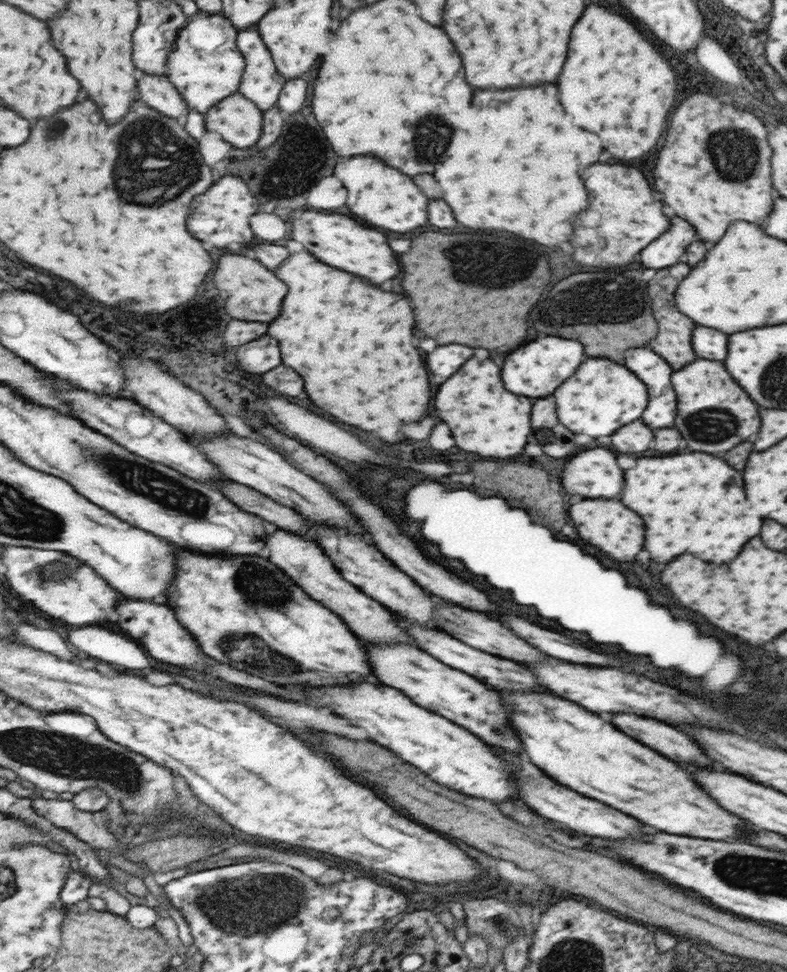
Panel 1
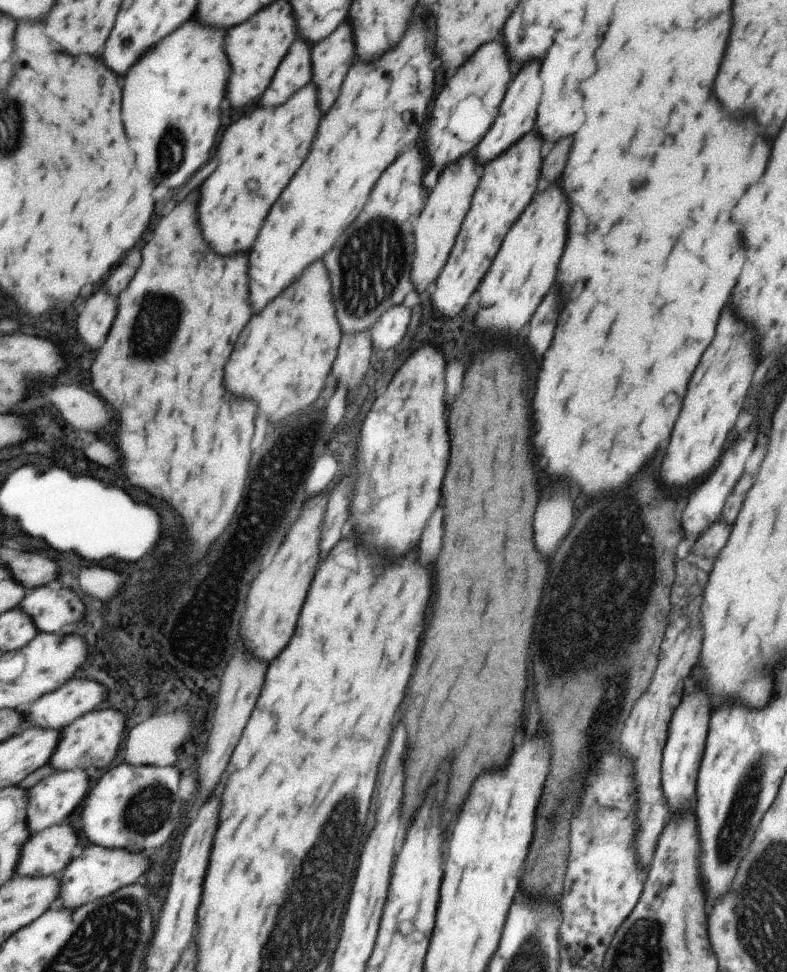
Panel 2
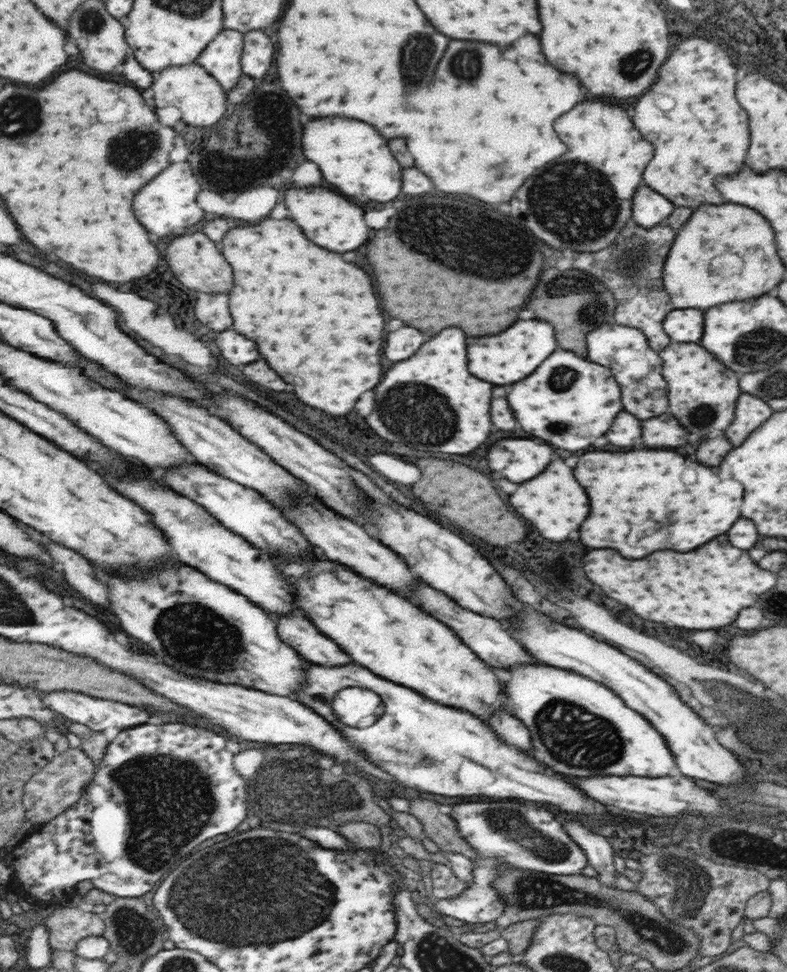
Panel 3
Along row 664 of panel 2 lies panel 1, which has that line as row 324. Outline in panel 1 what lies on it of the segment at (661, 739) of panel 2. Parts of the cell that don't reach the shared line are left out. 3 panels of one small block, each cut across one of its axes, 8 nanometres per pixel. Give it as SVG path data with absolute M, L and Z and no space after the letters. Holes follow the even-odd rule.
M677 262L673 266L657 270L653 274L653 278L647 282L651 298L655 298L655 320L659 320L659 336L655 336L655 340L651 340L647 346L655 348L653 352L659 352L659 356L663 356L663 360L671 360L671 368L675 368L675 370L679 370L681 366L695 360L695 354L689 346L689 334L695 328L695 324L691 324L691 320L687 316L683 316L683 312L679 312L679 308L675 306L677 284L687 276L687 272L689 272L689 266Z

